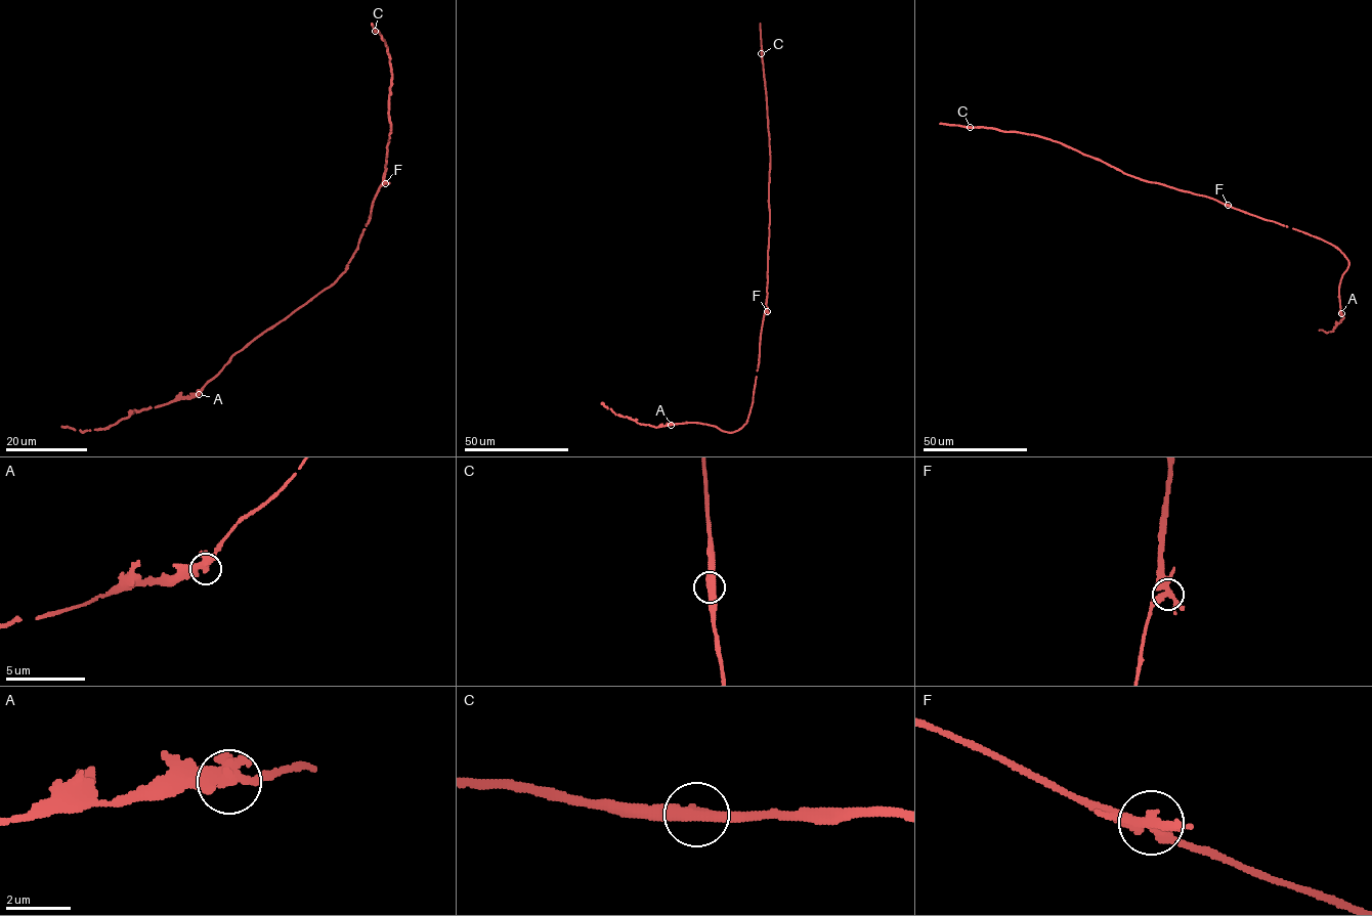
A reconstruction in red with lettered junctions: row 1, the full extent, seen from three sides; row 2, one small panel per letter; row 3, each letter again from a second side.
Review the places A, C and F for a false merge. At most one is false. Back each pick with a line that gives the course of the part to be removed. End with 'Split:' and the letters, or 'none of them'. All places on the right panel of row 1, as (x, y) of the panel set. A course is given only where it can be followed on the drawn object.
Split: none of them

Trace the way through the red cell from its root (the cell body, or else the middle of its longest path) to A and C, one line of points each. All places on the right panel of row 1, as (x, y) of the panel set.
A: (1233, 207), (1336, 247), (1348, 262), (1339, 288), (1341, 313)
C: (1233, 207), (1208, 197), (1128, 175), (1049, 139), (970, 127)

